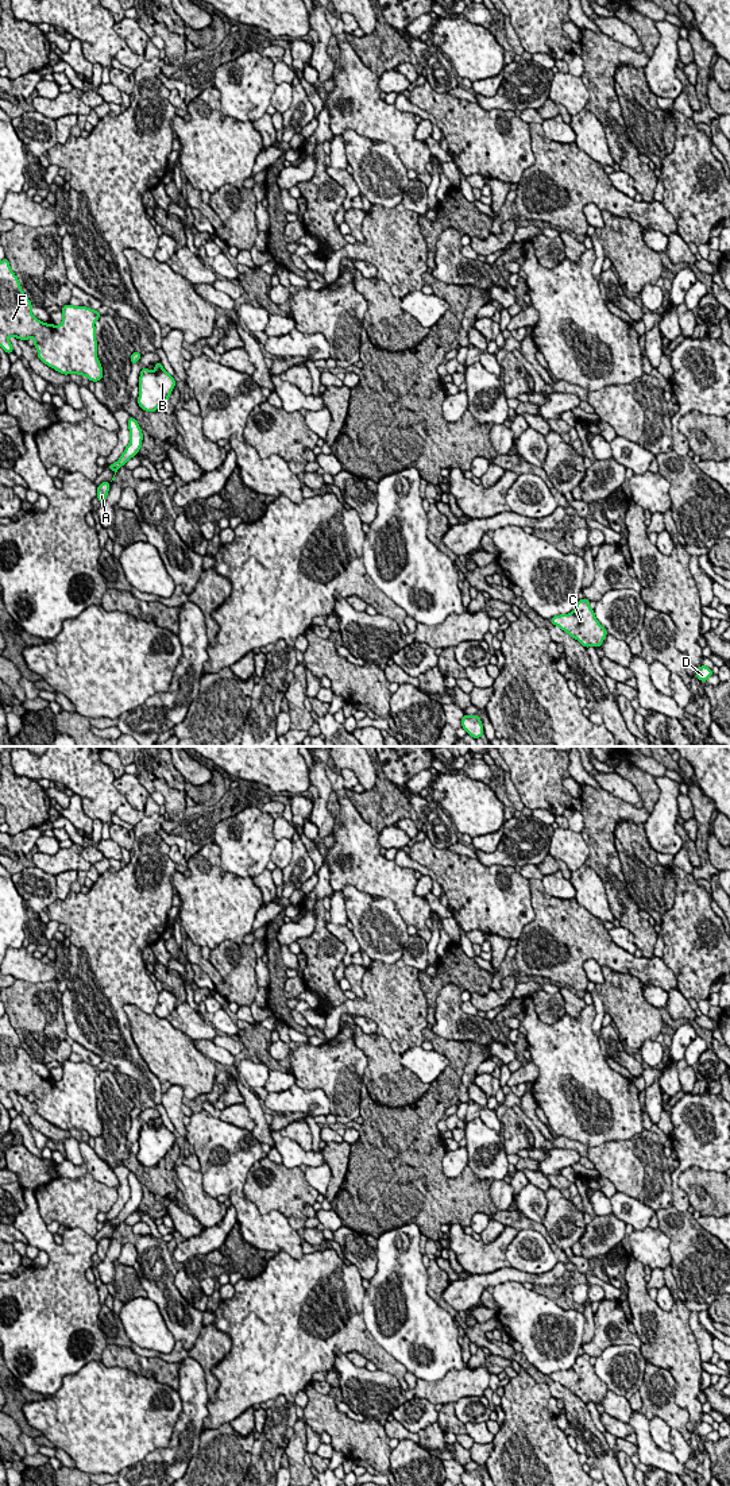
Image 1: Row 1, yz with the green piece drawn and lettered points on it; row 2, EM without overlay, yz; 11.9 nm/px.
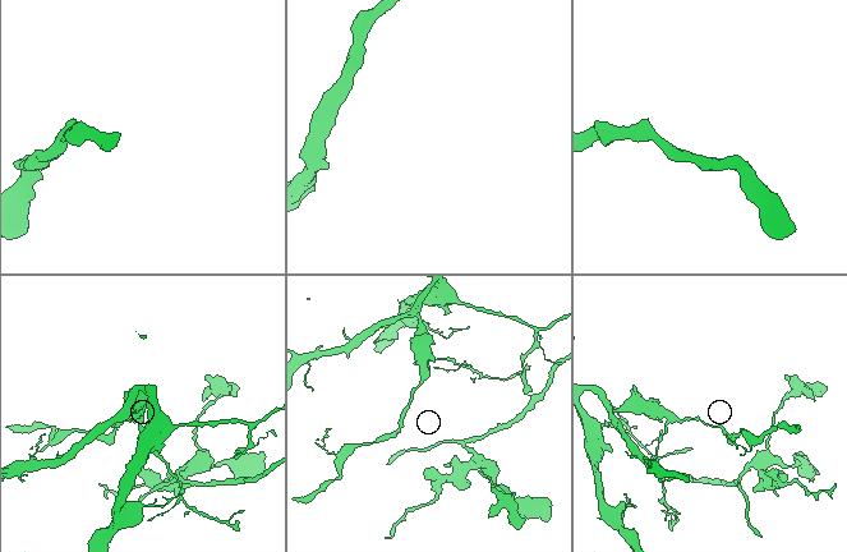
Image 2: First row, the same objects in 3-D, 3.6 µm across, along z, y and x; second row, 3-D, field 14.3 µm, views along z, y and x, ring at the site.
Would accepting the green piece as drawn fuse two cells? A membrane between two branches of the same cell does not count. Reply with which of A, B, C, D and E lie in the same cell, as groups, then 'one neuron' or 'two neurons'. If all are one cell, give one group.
A B C D E; one neuron

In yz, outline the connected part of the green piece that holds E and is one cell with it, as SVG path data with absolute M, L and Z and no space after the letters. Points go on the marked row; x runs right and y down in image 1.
M5 256L0 262L0 347L8 355L13 352L9 336L23 341L32 337L36 356L55 371L85 375L92 382L103 379L94 328L101 316L99 310L67 304L61 308L62 323L54 325L39 321L31 309Z

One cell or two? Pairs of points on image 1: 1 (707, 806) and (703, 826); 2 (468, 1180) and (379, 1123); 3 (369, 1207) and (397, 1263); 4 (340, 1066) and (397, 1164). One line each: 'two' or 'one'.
1: one
2: one
3: two
4: two

